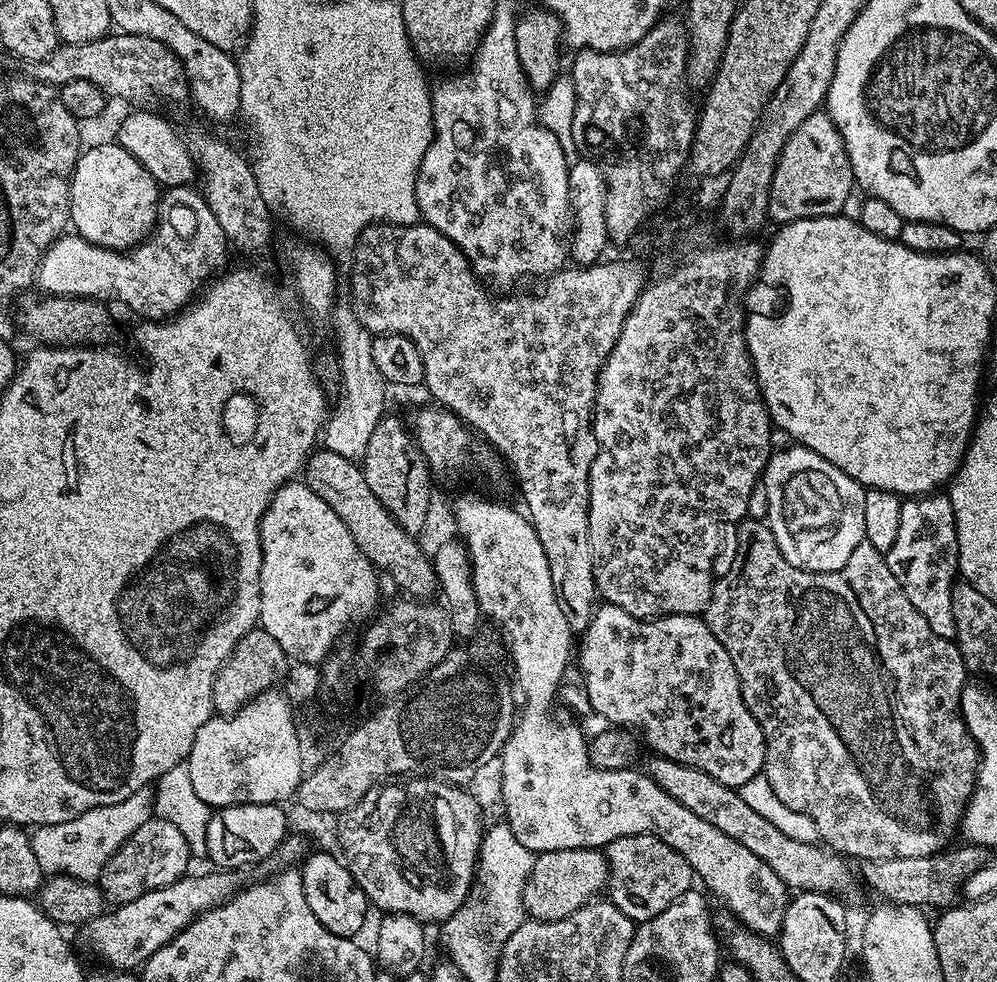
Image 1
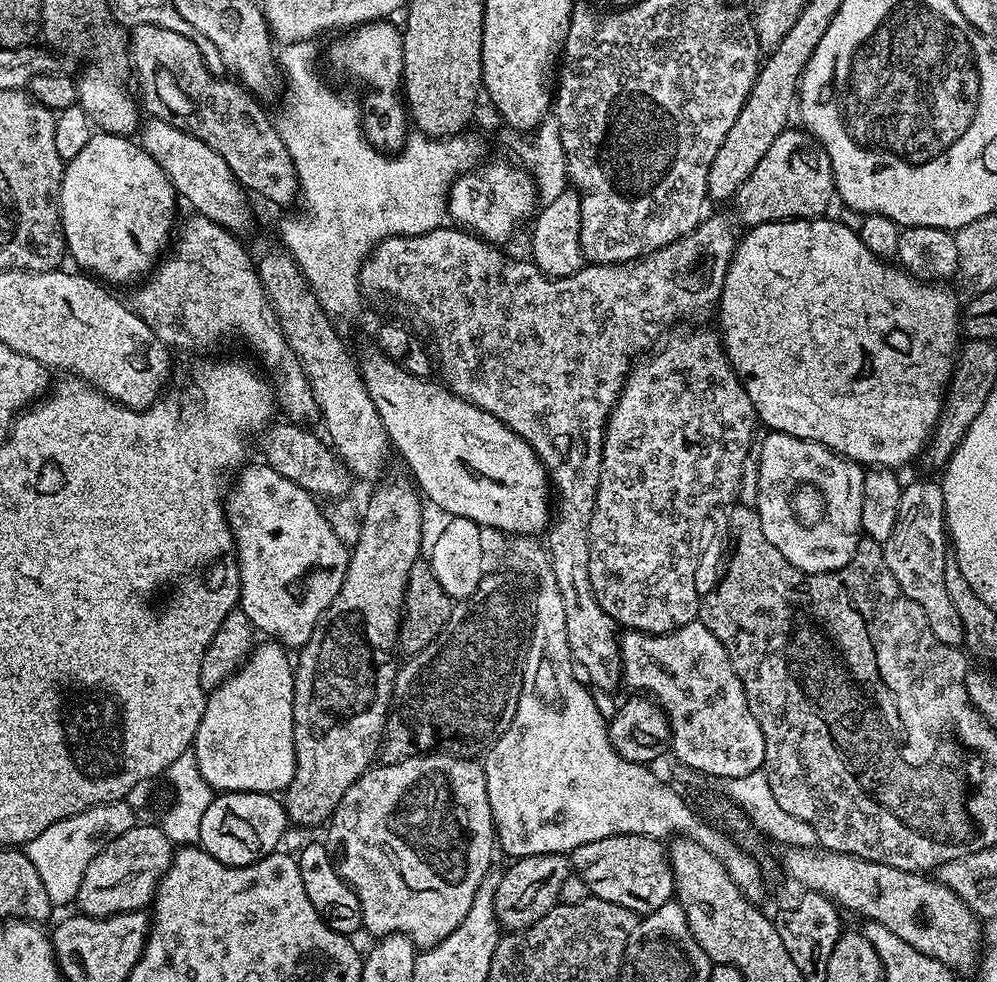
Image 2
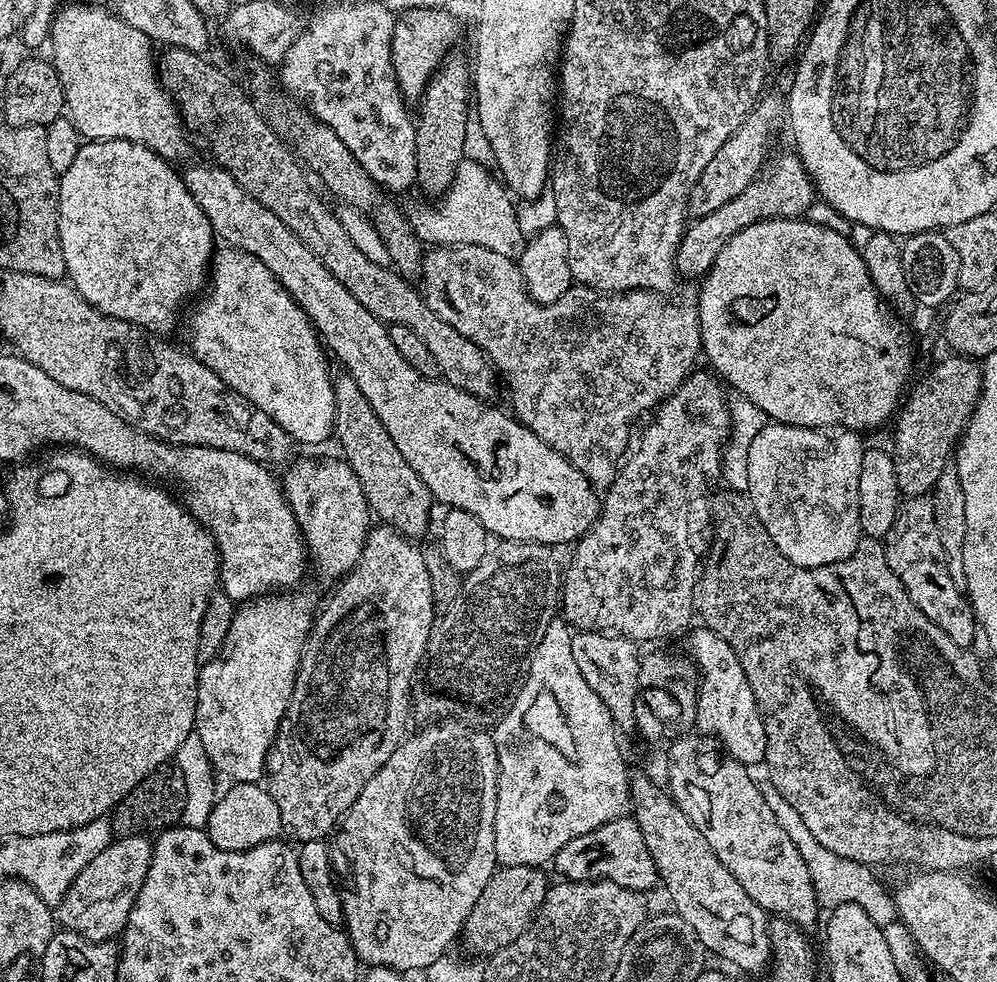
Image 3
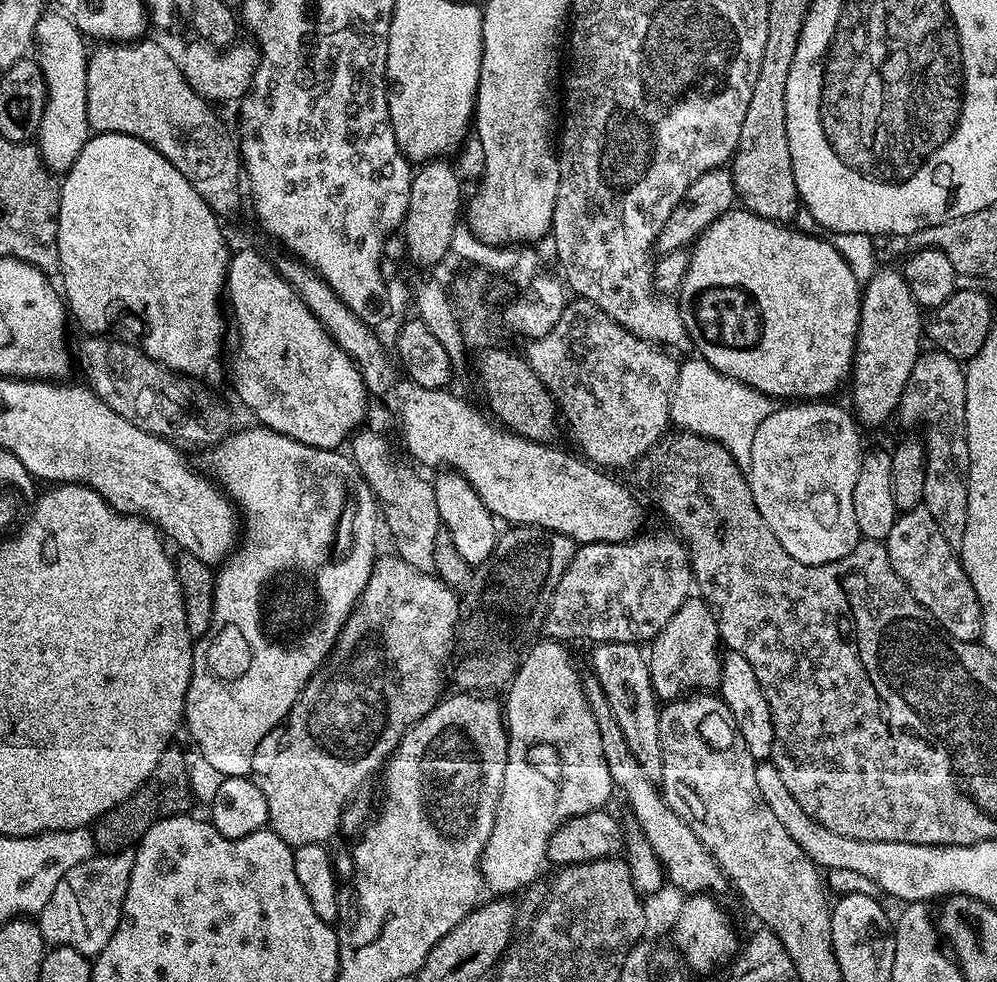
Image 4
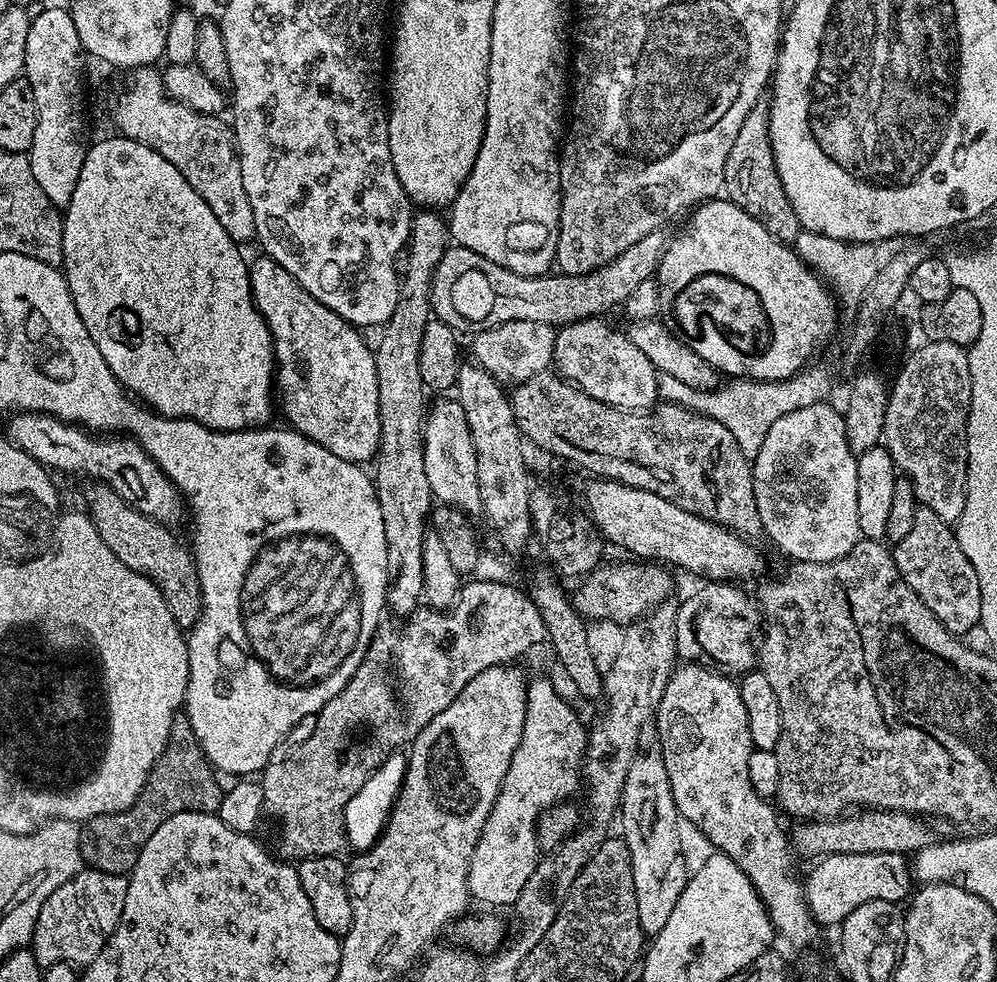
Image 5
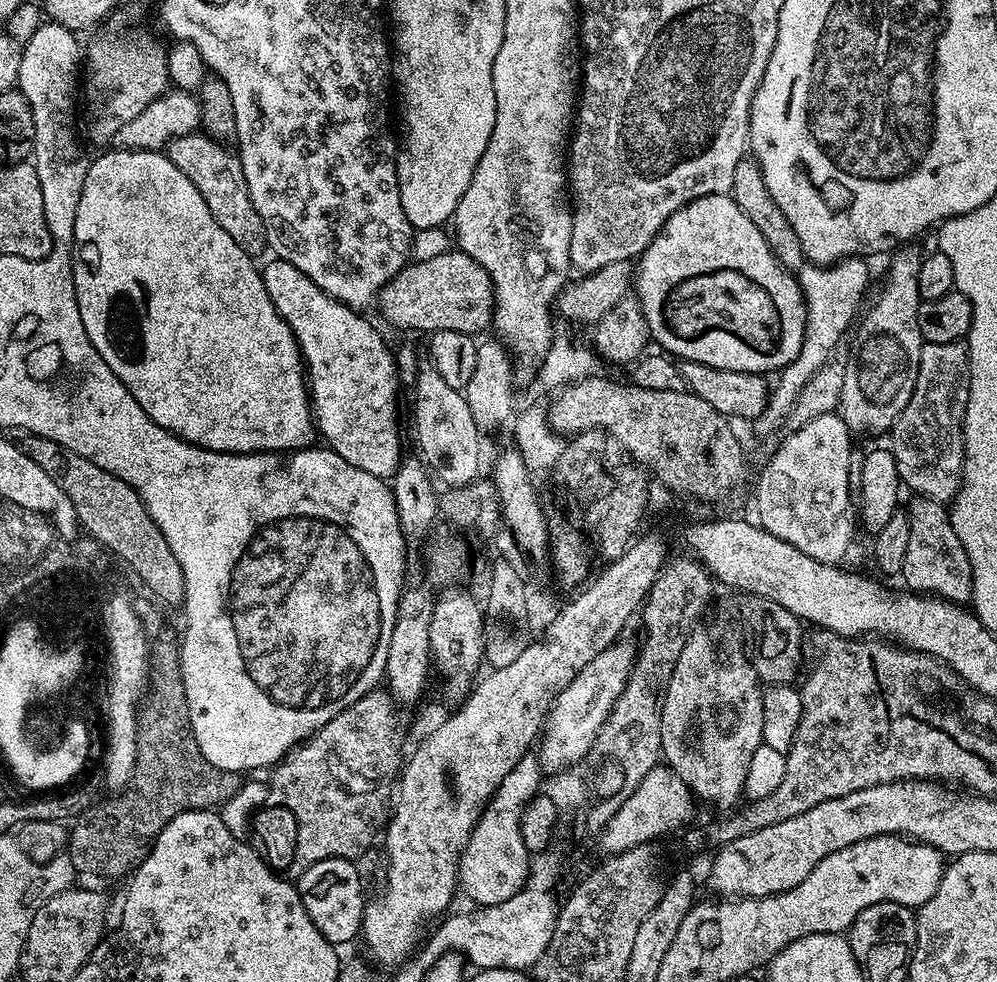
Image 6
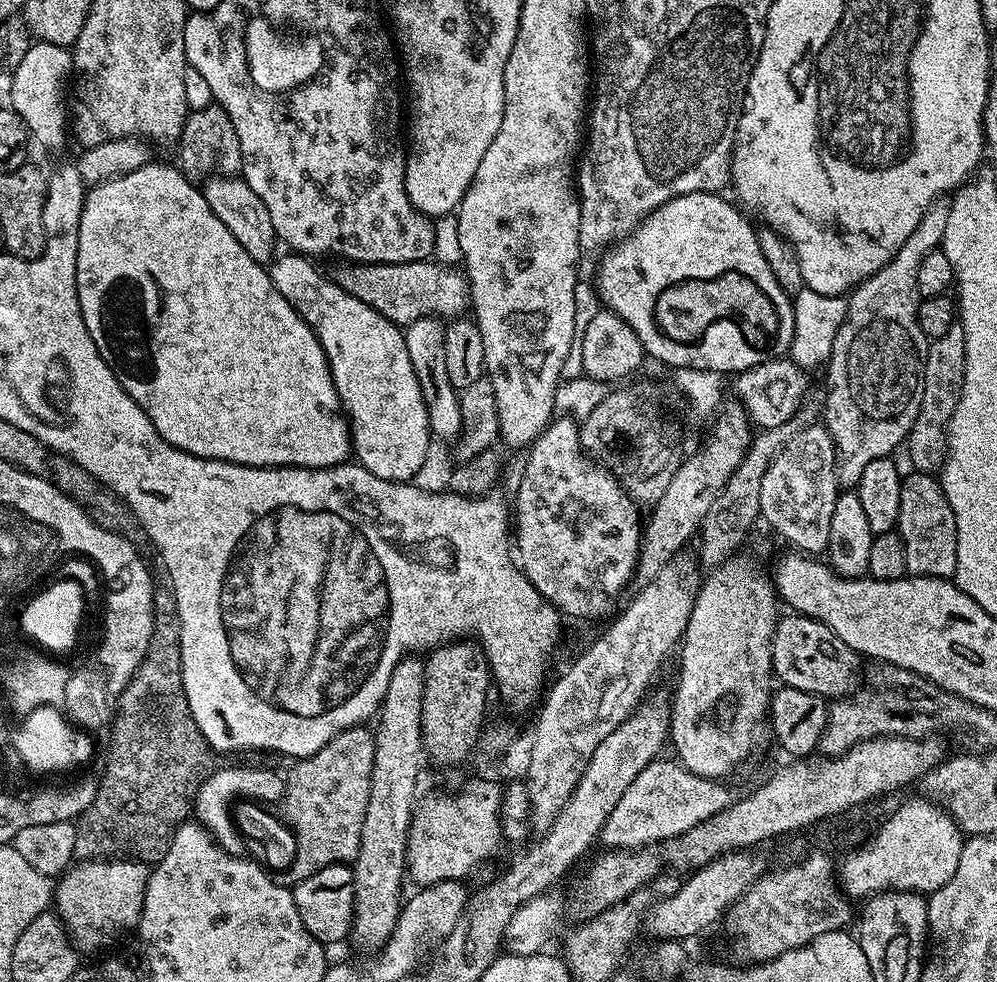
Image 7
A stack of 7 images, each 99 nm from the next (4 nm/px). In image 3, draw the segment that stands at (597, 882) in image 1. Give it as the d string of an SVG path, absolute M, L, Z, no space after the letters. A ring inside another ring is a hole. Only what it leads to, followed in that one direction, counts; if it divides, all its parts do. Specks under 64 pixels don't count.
M500 866L492 873L490 882L486 882L482 894L478 894L478 902L474 902L474 910L470 910L464 923L462 944L464 940L465 946L473 952L469 952L473 957L493 956L502 950L502 946L510 946L518 934L532 925L532 919L540 912L550 887L550 880L542 873L540 868L530 866Z

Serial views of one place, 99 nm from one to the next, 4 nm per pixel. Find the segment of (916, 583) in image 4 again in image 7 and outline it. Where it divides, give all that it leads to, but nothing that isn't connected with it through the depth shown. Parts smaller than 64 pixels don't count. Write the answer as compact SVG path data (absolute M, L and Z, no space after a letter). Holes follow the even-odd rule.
M909 471L902 480L902 502L898 514L898 531L906 546L909 576L955 577L958 566L958 534L954 510L946 502L939 479L928 472Z

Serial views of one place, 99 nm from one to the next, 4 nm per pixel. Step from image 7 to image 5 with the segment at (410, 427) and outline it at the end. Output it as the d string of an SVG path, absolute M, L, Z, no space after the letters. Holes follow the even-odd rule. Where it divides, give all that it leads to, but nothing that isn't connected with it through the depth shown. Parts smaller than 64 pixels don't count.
M260 254L255 261L251 261L248 269L248 277L250 278L250 286L252 287L252 301L258 306L258 310L262 314L262 318L268 323L268 329L272 335L272 350L274 353L274 384L278 389L278 396L284 399L284 416L289 425L295 431L300 432L306 438L310 438L314 442L318 442L318 446L322 446L326 450L330 450L330 454L338 454L338 458L349 460L351 464L367 465L380 451L380 419L378 418L378 370L376 369L376 353L363 340L361 329L356 325L346 322L338 314L334 314L334 310L330 310L326 306L322 306L322 302L318 302L318 298L311 296L305 288L290 275L287 270L278 262L274 262L272 257L267 254Z

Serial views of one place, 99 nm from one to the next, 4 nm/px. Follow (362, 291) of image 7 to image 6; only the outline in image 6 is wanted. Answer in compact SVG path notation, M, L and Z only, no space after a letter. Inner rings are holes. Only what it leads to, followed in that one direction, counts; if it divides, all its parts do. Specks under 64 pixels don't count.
M449 250L429 261L413 259L393 280L382 286L378 297L378 309L396 328L410 328L414 332L431 334L438 330L458 330L469 334L477 334L492 322L492 309L496 306L496 294L492 291L492 279L474 258L459 250Z

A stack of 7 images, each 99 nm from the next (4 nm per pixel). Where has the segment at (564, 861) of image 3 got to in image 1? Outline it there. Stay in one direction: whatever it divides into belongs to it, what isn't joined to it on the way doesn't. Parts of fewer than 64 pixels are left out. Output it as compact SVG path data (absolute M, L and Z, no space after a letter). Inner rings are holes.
M648 832L610 842L606 846L606 855L607 899L626 912L633 922L643 922L662 914L662 910L666 910L670 902L682 898L682 894L686 894L693 887L694 873L686 858Z

